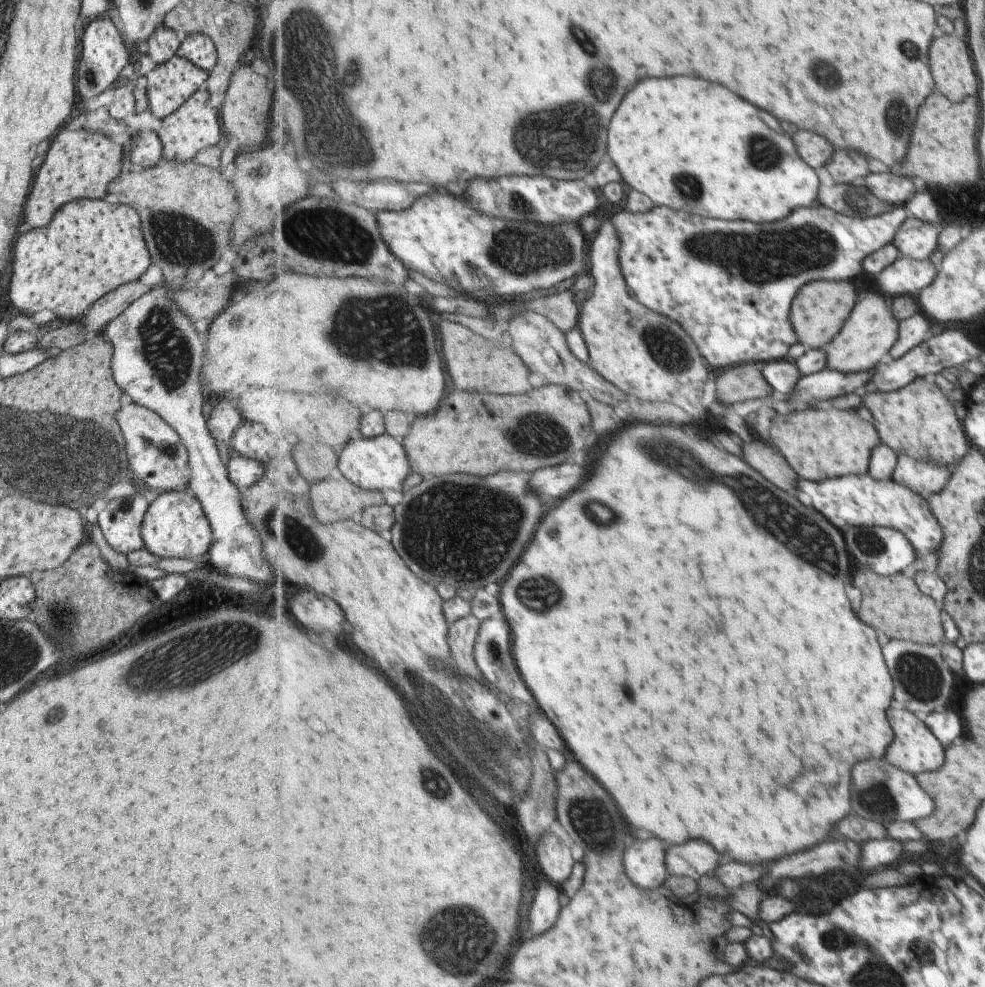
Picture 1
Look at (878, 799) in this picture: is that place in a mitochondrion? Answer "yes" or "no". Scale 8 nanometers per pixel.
yes

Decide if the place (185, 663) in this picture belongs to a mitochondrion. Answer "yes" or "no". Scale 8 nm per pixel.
yes

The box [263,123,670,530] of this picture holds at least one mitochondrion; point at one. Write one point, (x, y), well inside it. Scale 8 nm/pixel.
(389, 327)

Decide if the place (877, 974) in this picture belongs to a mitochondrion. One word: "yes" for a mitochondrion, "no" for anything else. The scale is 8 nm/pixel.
yes

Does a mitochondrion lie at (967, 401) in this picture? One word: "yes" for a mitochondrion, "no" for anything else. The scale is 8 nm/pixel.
no

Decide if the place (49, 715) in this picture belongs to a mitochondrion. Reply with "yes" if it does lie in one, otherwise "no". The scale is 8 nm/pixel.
yes

